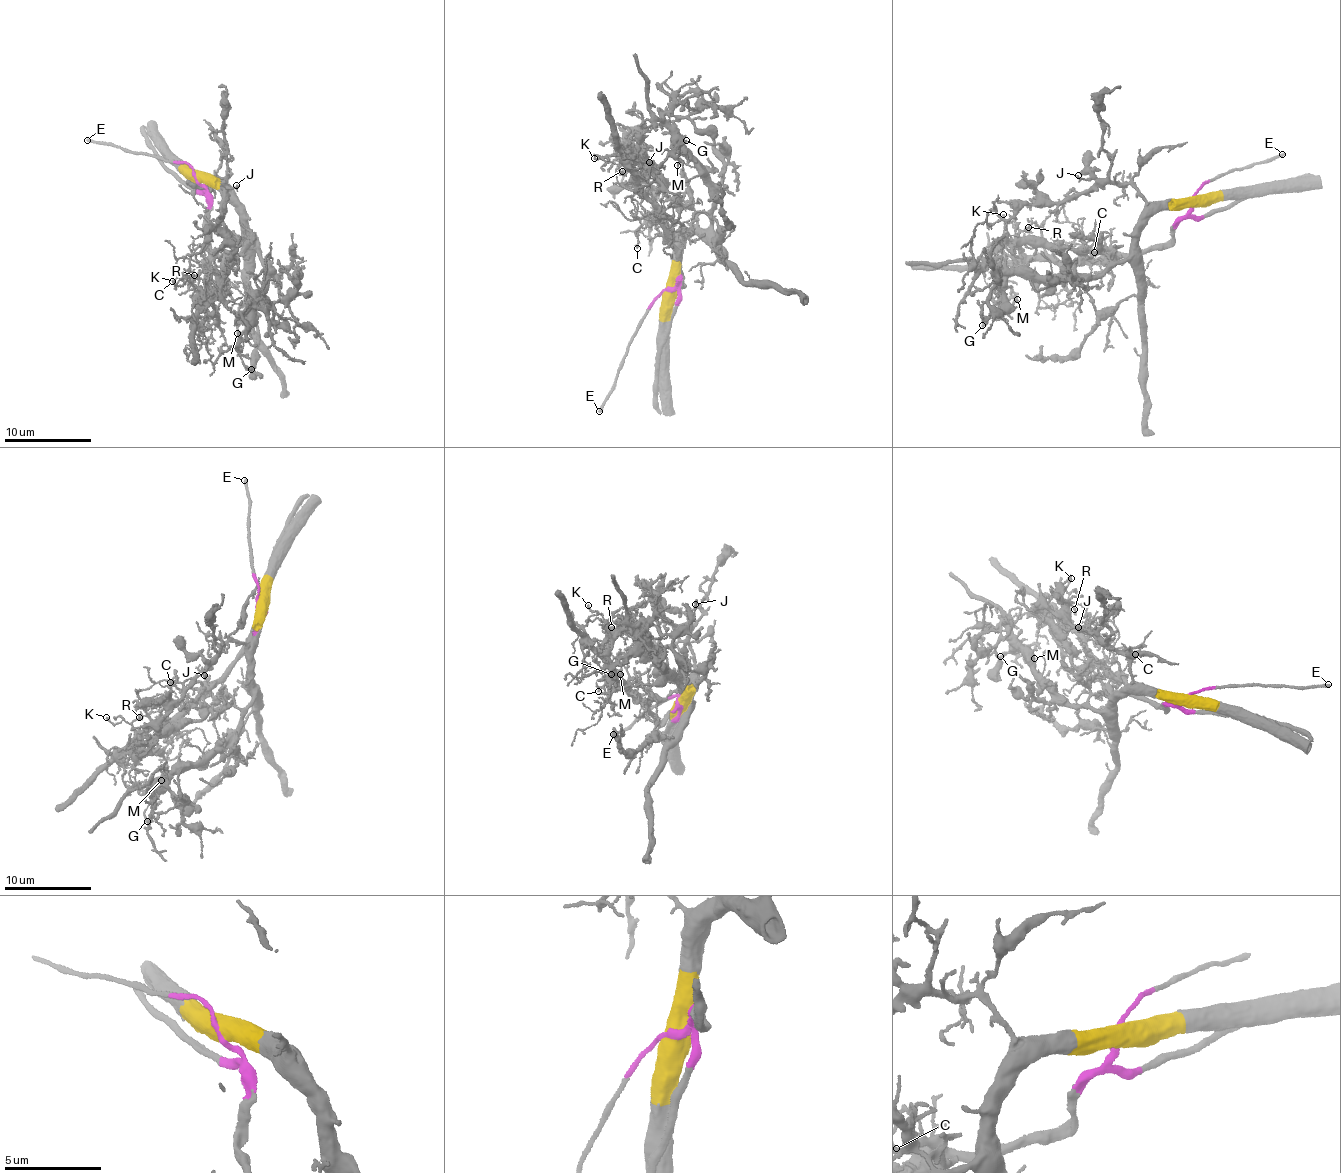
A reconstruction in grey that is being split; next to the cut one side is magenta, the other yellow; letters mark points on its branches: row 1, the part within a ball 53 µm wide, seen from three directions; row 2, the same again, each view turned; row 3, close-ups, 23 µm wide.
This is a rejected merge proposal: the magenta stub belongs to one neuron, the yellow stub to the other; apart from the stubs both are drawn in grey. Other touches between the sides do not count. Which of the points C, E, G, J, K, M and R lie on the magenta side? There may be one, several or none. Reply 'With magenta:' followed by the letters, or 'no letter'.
With magenta: C, E, K, R

